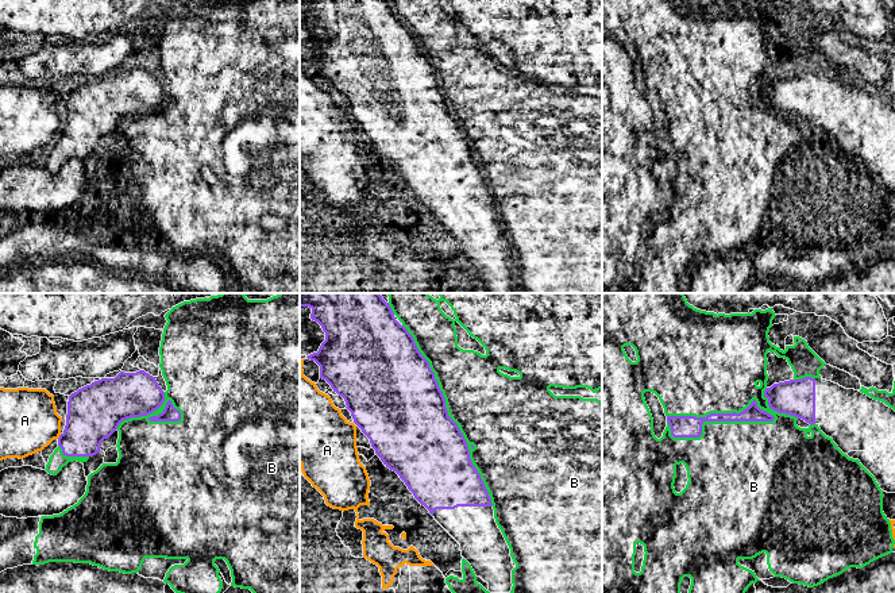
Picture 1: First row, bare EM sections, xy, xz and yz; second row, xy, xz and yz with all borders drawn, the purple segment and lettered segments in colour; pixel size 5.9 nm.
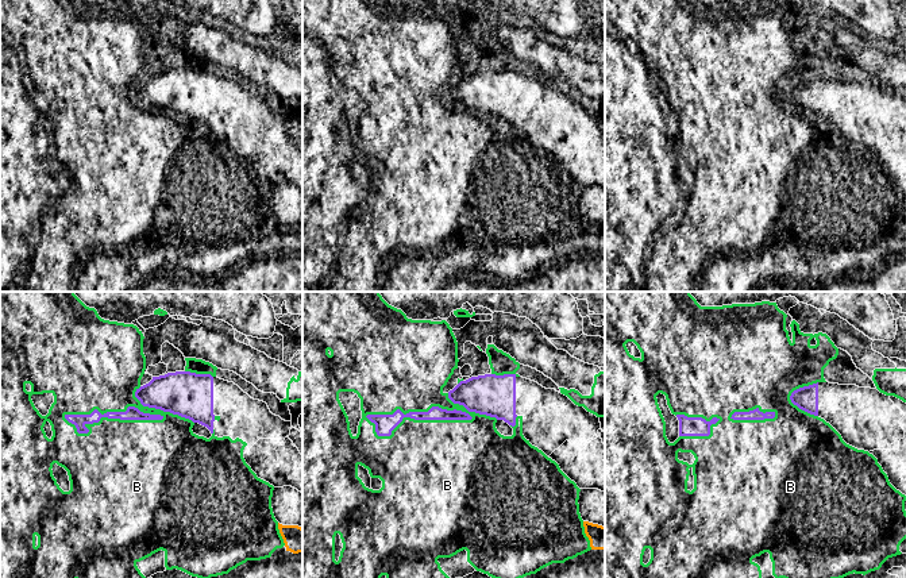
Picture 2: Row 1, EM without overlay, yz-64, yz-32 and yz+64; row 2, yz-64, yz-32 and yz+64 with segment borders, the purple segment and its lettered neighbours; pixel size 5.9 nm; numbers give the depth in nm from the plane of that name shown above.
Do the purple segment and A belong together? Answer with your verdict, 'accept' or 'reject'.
reject

